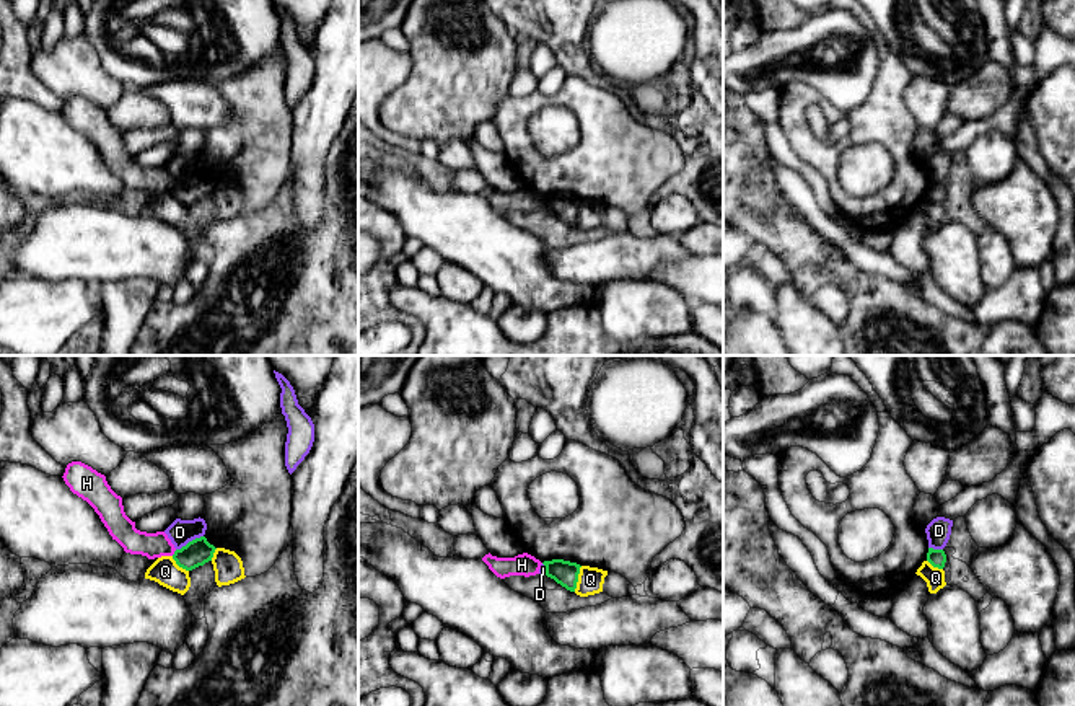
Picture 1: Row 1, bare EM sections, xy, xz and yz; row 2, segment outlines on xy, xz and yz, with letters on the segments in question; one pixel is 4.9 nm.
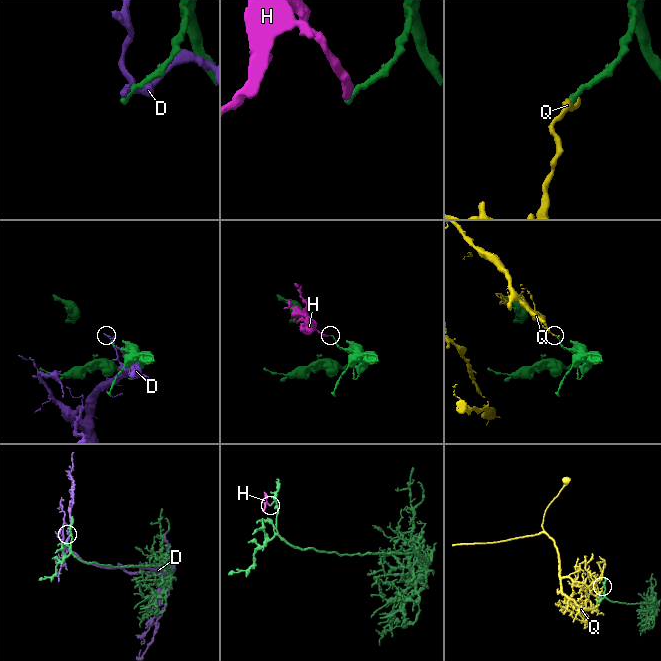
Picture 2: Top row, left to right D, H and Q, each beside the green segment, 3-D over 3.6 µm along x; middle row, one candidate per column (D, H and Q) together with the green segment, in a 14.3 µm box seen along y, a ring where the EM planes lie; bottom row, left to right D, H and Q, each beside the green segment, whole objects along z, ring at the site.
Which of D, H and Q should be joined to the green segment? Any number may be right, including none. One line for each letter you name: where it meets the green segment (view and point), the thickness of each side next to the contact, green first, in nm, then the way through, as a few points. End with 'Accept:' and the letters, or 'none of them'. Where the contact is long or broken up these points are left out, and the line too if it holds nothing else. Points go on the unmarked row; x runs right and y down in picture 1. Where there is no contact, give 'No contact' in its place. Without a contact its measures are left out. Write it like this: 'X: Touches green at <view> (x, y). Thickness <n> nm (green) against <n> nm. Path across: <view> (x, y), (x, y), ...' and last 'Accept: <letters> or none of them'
Accept: none of them

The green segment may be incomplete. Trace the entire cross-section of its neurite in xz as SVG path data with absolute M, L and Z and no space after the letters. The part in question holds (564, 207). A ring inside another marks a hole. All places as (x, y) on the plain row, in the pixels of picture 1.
M564 194L544 196L542 199L546 201L547 212L554 214L567 225L575 227L581 202L580 199Z

